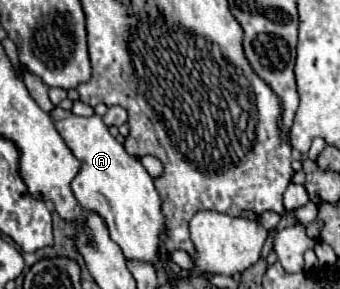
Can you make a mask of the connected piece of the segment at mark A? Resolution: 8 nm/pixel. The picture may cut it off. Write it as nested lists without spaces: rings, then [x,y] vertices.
[[[53,107],[49,115],[75,159],[81,161],[79,173],[71,181],[71,191],[79,205],[105,219],[111,239],[123,249],[125,257],[155,265],[161,259],[159,247],[163,243],[161,233],[165,229],[165,217],[161,217],[161,199],[157,197],[157,189],[147,169],[111,137],[99,115],[79,117],[61,107]]]

